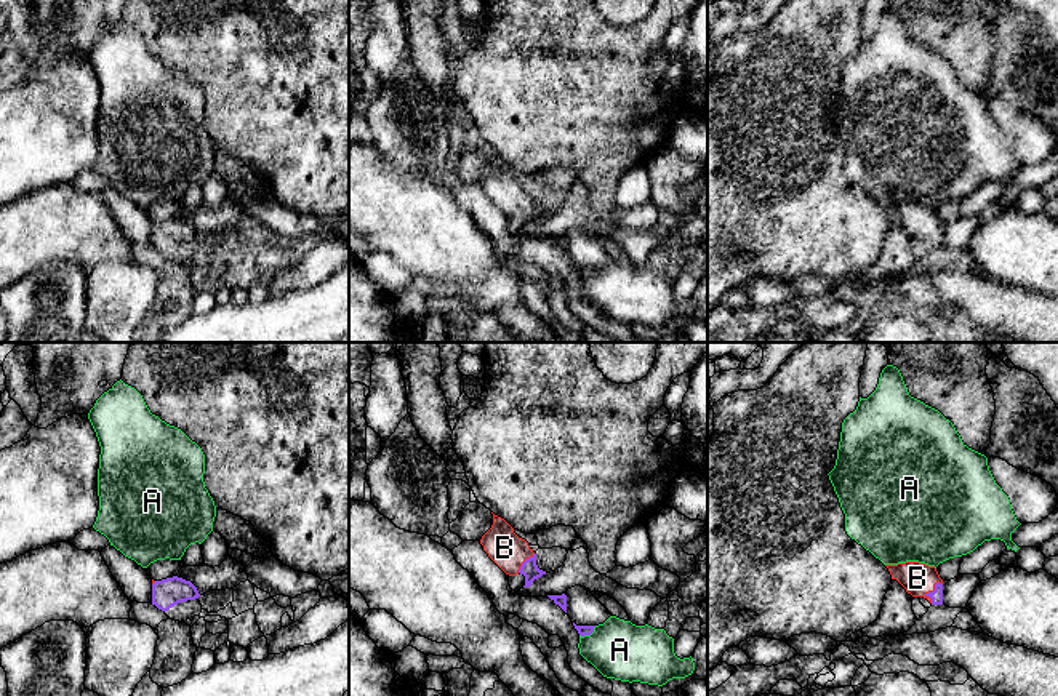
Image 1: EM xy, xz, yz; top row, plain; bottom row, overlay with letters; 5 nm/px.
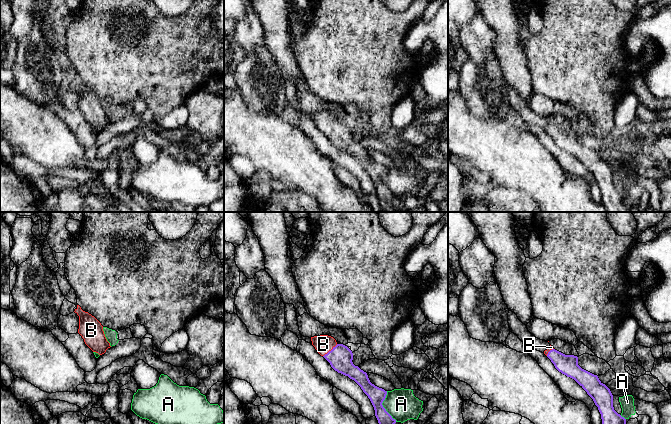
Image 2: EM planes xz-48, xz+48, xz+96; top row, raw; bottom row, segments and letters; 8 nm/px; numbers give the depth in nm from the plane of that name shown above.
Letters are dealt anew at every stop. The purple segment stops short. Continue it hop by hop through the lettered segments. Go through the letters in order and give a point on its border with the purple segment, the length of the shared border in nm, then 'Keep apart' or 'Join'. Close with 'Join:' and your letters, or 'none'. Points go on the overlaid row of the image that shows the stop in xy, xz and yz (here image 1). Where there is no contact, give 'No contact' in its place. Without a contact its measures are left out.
A: Touches purple at xz (588, 634). Shared border 100 nm. Keep apart
B: Touches purple at yz (933, 591). Shared border 120 nm. Join
Join: B

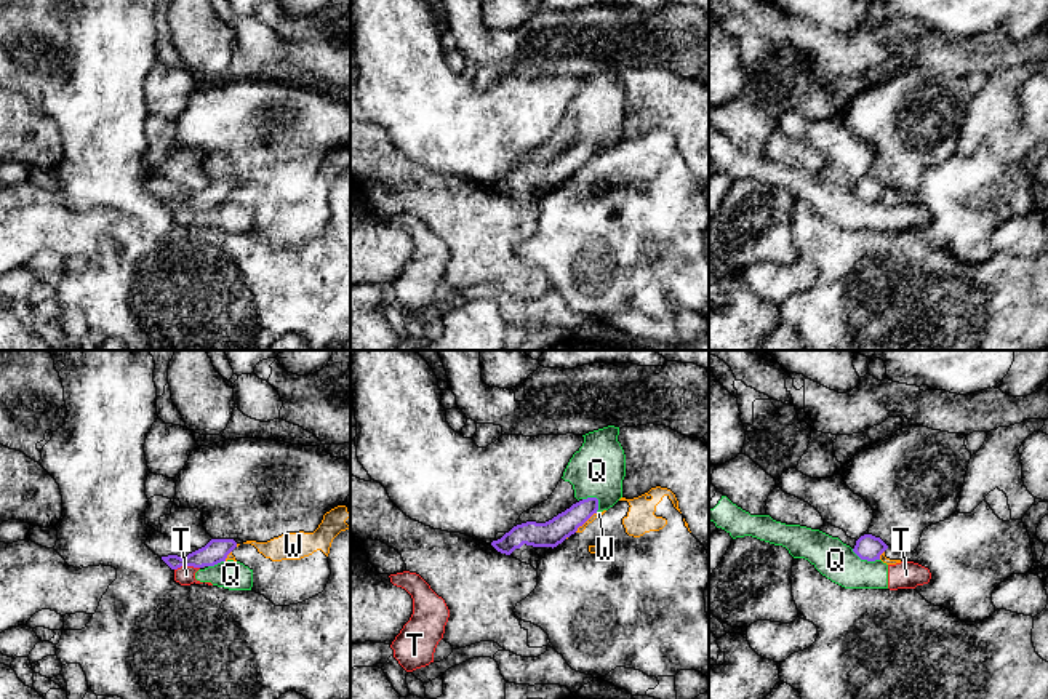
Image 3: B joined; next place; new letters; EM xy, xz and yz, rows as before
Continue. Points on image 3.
Q: Touches purple at yz (866, 559). Shared border 160 nm. Keep apart
T: Touches purple at xy (186, 565). Shared border 130 nm. Keep apart
W: Touches purple at xz (586, 520). Shared border 160 nm. Keep apart
Join: none

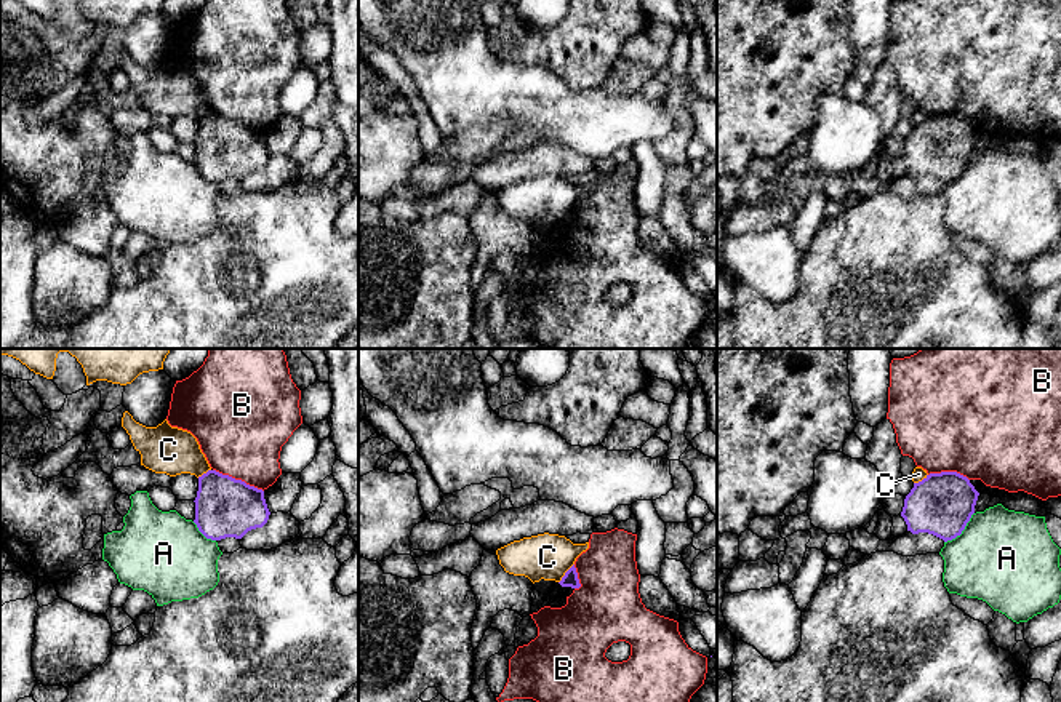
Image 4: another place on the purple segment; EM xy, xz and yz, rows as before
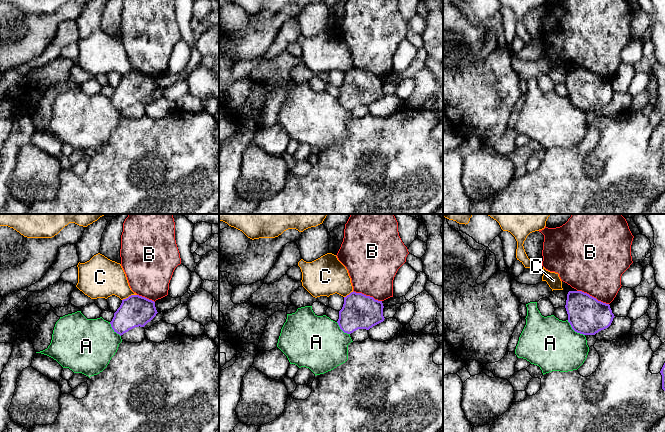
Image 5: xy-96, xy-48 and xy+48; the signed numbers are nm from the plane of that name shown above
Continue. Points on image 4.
A: Touches purple at yz (962, 530). Shared border 220 nm. Keep apart
B: Touches purple at xy (239, 480). Shared border 280 nm. Keep apart
C: Touches purple at xz (565, 573). Shared border 130 nm. Keep apart
Join: none

